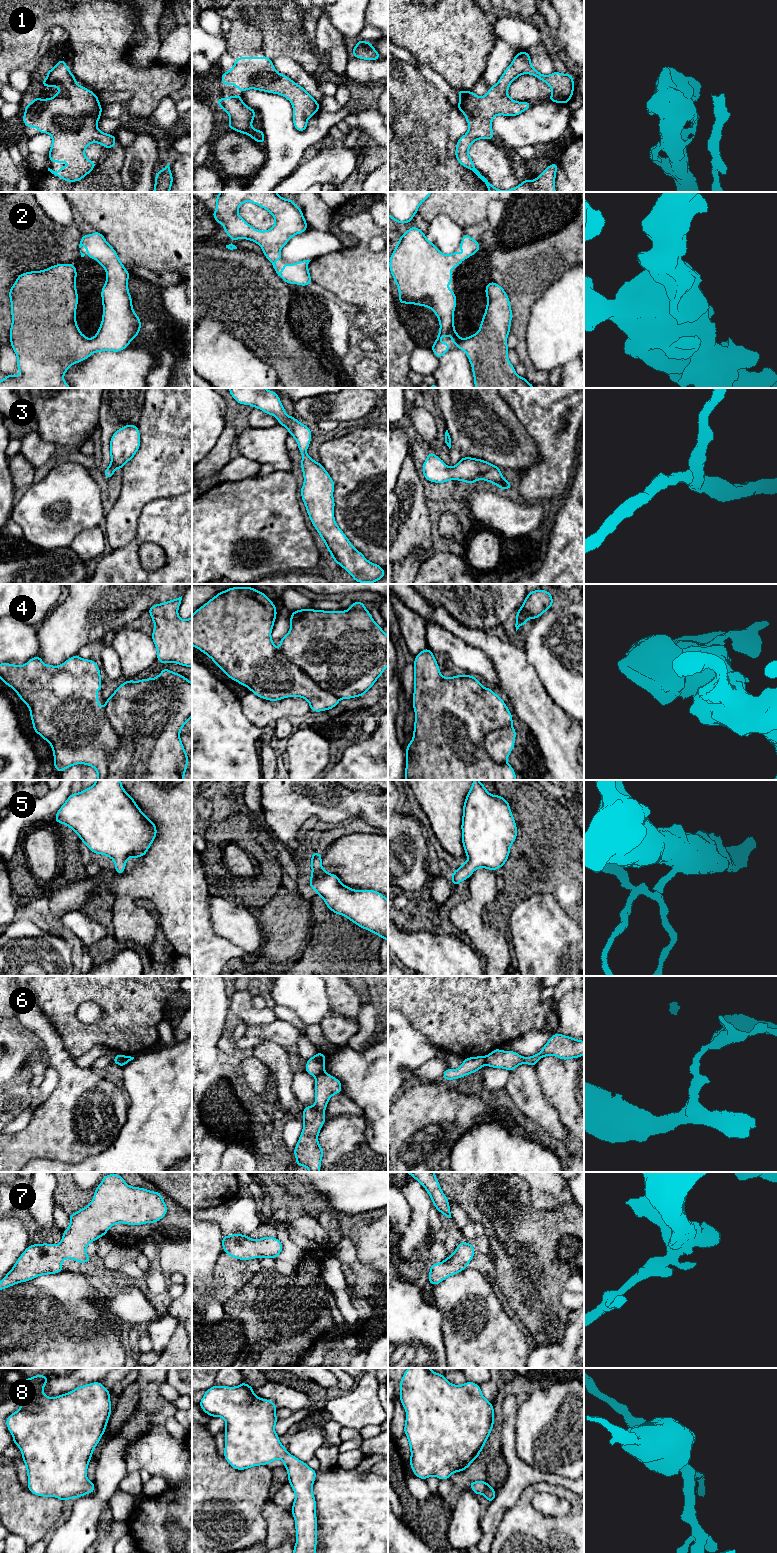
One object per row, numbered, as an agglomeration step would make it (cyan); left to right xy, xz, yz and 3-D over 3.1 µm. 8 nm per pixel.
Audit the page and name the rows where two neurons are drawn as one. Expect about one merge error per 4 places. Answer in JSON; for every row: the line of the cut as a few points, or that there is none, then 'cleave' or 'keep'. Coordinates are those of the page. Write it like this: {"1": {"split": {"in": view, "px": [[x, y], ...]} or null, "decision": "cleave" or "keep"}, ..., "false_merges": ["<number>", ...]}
{"1": {"split": null, "decision": "keep"}, "2": {"split": null, "decision": "keep"}, "3": {"split": null, "decision": "keep"}, "4": {"split": null, "decision": "keep"}, "5": {"split": null, "decision": "keep"}, "6": {"split": {"in": "xy", "px": [[124, 1055], [119, 1065]]}, "decision": "cleave"}, "7": {"split": null, "decision": "keep"}, "8": {"split": null, "decision": "keep"}, "false_merges": ["6"]}

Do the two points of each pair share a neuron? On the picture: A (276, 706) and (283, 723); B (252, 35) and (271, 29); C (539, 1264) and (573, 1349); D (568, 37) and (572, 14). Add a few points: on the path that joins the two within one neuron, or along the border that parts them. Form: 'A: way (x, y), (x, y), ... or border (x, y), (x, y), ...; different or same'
A: border (288, 717), (282, 717), (275, 722); different
B: border (241, 19), (260, 31), (262, 49); different
C: border (570, 1311), (562, 1337), (548, 1344); different
D: way (572, 31), (572, 20); same

